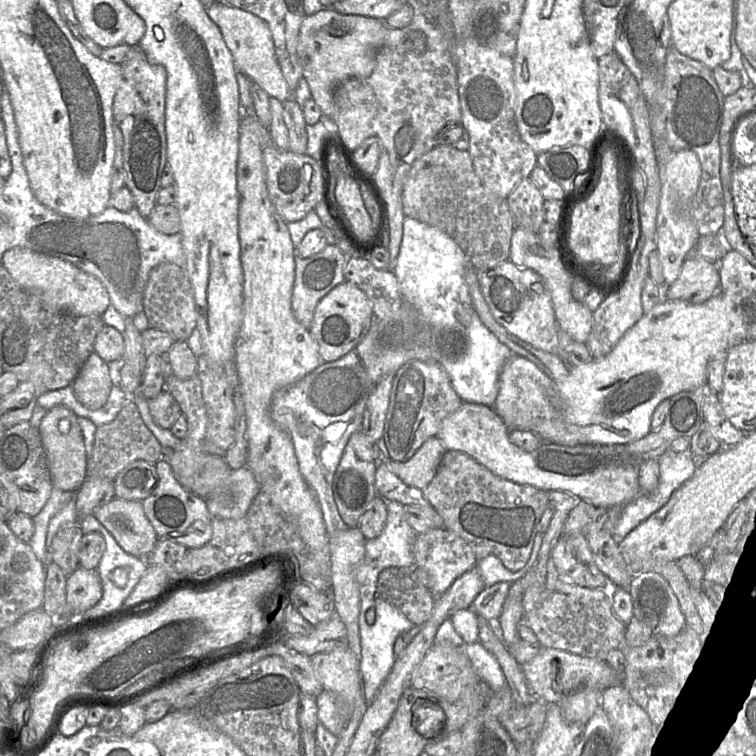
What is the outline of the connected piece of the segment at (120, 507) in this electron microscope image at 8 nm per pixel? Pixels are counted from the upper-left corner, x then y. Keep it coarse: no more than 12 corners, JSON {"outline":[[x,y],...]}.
{"outline":[[114,497],[93,515],[132,556],[159,540],[139,501]]}

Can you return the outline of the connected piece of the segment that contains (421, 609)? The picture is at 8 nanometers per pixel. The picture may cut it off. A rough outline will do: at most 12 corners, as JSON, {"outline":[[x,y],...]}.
{"outline":[[416,566],[384,569],[377,592],[415,626],[435,596]]}

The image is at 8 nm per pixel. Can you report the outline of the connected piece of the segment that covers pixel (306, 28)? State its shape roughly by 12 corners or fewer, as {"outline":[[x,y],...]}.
{"outline":[[326,8],[303,19],[303,79],[333,120],[334,91],[369,77],[383,20]]}

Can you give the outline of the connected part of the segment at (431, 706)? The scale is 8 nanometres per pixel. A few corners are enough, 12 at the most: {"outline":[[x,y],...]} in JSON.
{"outline":[[427,699],[412,707],[412,725],[425,738],[444,727],[442,708]]}

